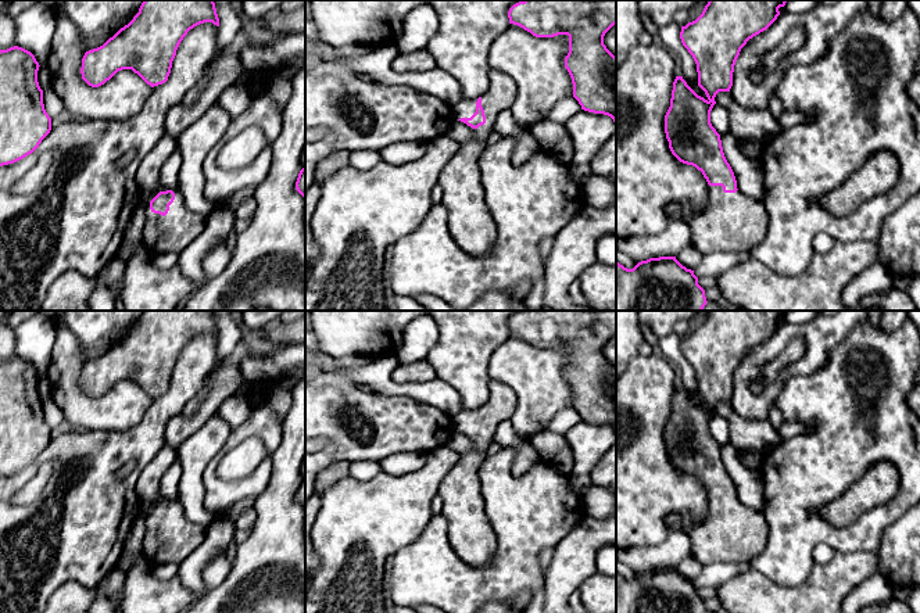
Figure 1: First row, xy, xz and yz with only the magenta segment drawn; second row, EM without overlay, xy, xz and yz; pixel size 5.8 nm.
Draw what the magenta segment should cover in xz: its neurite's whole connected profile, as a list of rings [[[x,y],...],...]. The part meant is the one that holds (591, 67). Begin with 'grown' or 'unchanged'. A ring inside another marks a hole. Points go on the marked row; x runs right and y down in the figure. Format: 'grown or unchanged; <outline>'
unchanged; [[[523,0],[513,4],[508,11],[509,24],[518,25],[536,37],[569,36],[569,53],[565,57],[573,83],[573,97],[581,110],[604,114],[616,125],[616,57],[604,44],[605,33],[616,24],[616,0]]]

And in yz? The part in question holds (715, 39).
grown; [[[709,0],[702,14],[685,26],[681,26],[680,39],[697,64],[698,86],[705,92],[706,100],[698,96],[683,79],[676,76],[673,82],[670,107],[665,115],[665,133],[672,154],[683,164],[692,165],[702,172],[708,182],[708,202],[692,215],[692,245],[702,254],[716,251],[749,252],[759,245],[767,234],[769,215],[762,200],[744,196],[737,189],[734,172],[727,162],[720,135],[710,123],[710,111],[716,104],[715,97],[719,92],[730,92],[733,86],[733,72],[741,49],[749,39],[766,31],[780,15],[778,8],[788,0]]]

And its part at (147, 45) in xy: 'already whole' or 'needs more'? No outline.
already whole

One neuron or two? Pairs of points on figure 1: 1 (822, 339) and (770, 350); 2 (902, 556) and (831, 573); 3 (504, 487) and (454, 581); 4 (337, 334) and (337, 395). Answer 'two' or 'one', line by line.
1: one
2: two
3: one
4: two

